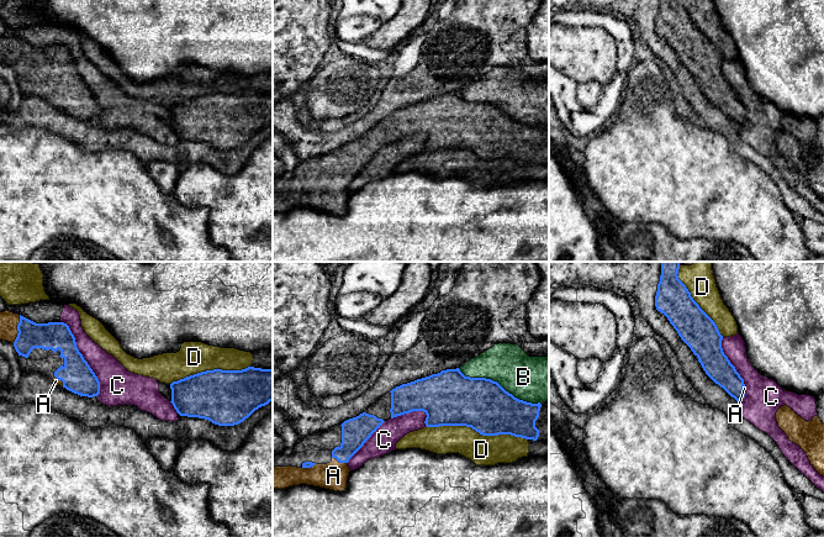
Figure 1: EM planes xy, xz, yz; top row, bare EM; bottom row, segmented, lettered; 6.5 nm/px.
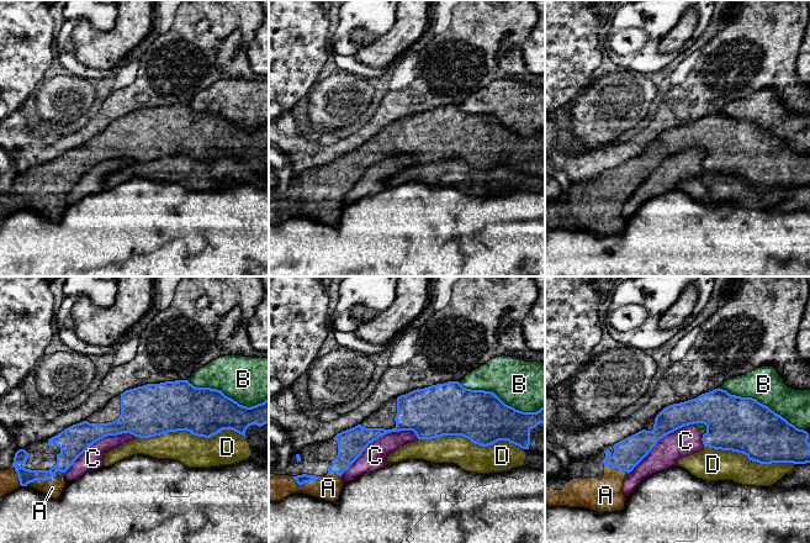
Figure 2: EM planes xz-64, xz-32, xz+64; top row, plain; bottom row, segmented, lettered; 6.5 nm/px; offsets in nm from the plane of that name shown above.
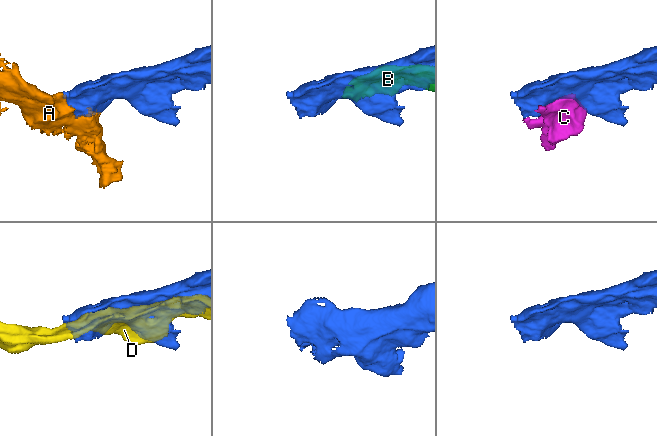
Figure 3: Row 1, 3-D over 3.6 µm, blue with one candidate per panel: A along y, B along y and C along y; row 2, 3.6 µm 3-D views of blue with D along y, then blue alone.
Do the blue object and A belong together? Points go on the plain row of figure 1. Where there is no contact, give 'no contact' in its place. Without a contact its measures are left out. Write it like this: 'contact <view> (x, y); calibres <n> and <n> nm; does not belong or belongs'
contact xy (17, 52); calibres 180 and 120 nm; belongs

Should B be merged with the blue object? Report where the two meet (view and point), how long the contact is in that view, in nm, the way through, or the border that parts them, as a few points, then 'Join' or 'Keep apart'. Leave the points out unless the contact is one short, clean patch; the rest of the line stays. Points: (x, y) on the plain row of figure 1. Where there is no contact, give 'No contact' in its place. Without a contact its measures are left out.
Touches blue at xz (498, 108). Shared border 600 nm. Keep apart

